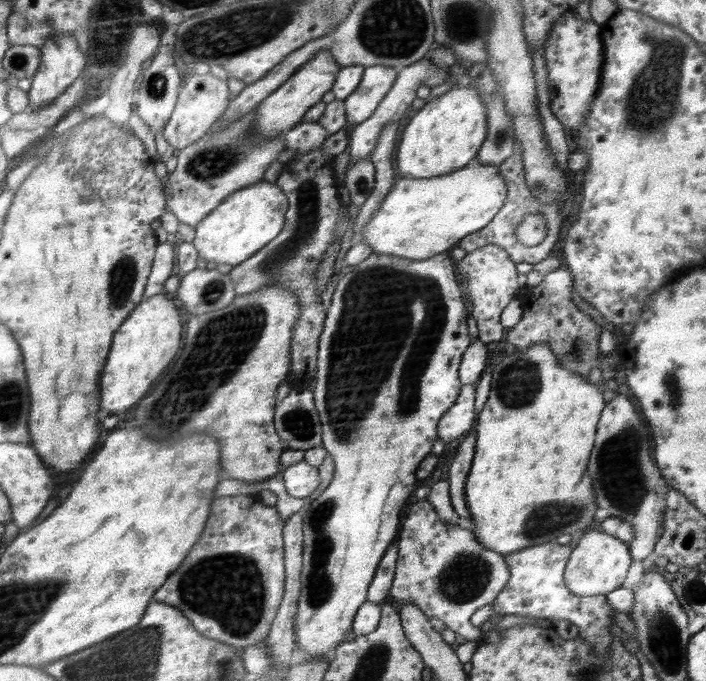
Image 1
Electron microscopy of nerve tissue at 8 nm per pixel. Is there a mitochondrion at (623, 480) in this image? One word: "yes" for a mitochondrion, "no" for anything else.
yes

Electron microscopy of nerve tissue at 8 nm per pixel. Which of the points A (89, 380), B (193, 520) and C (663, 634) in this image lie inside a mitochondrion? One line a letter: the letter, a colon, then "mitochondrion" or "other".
A: other
B: other
C: mitochondrion

